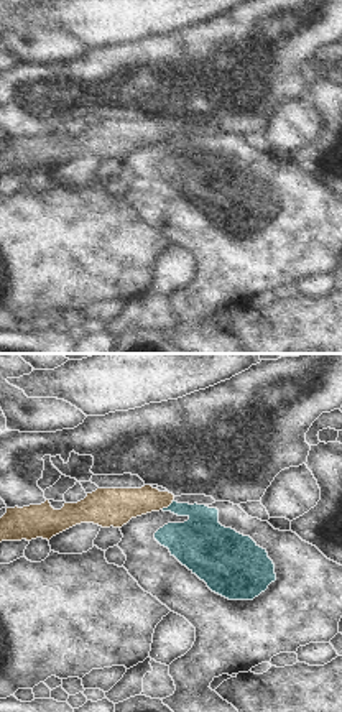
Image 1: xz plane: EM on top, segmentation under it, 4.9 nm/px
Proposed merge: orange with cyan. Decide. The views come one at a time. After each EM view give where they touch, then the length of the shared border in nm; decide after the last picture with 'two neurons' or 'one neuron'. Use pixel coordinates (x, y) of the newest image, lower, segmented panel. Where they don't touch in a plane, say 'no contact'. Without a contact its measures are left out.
(168, 505) | 80 nm

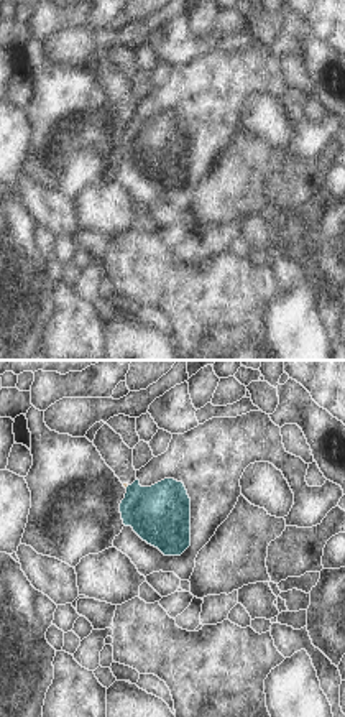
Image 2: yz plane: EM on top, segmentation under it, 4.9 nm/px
no contact

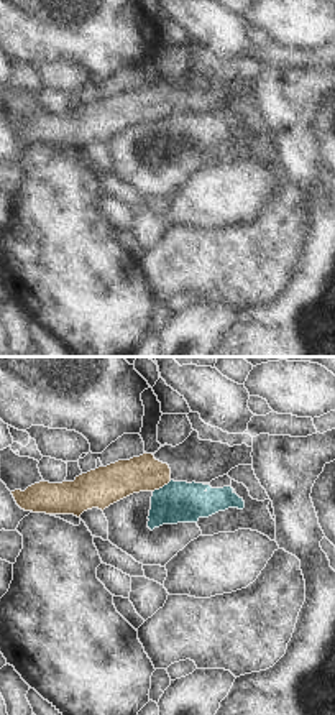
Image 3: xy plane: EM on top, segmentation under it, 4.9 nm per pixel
(161, 487) | 110 nm

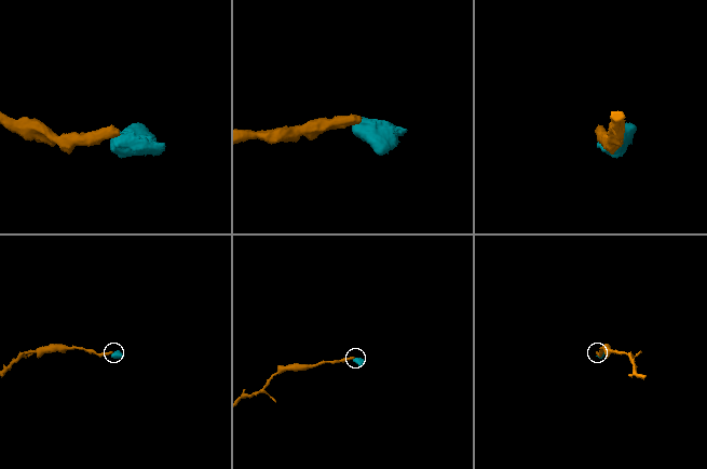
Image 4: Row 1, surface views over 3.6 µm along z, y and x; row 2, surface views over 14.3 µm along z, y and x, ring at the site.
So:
two neurons

